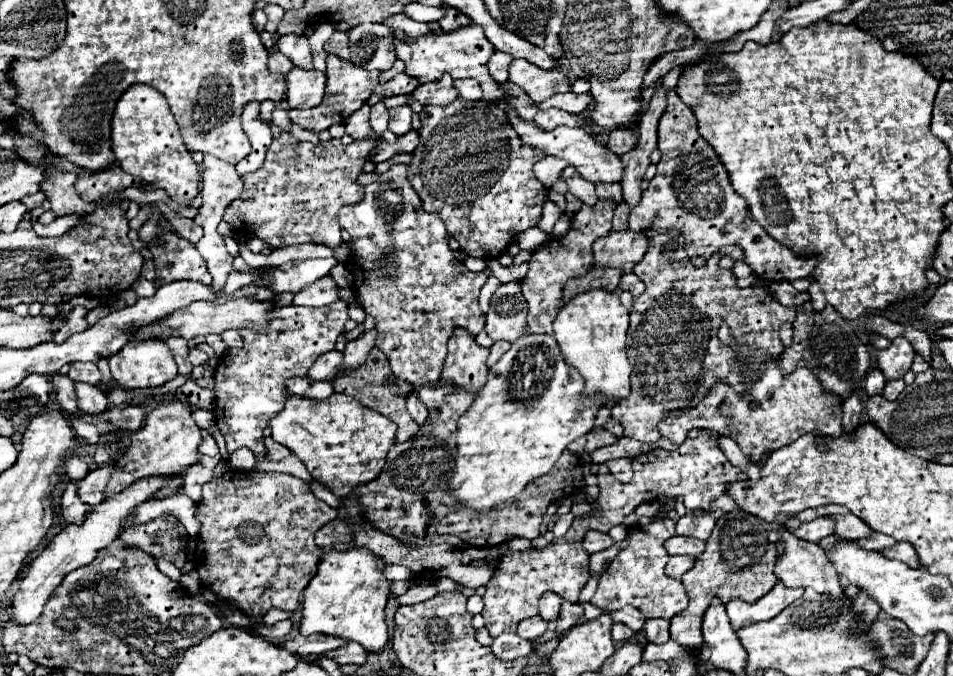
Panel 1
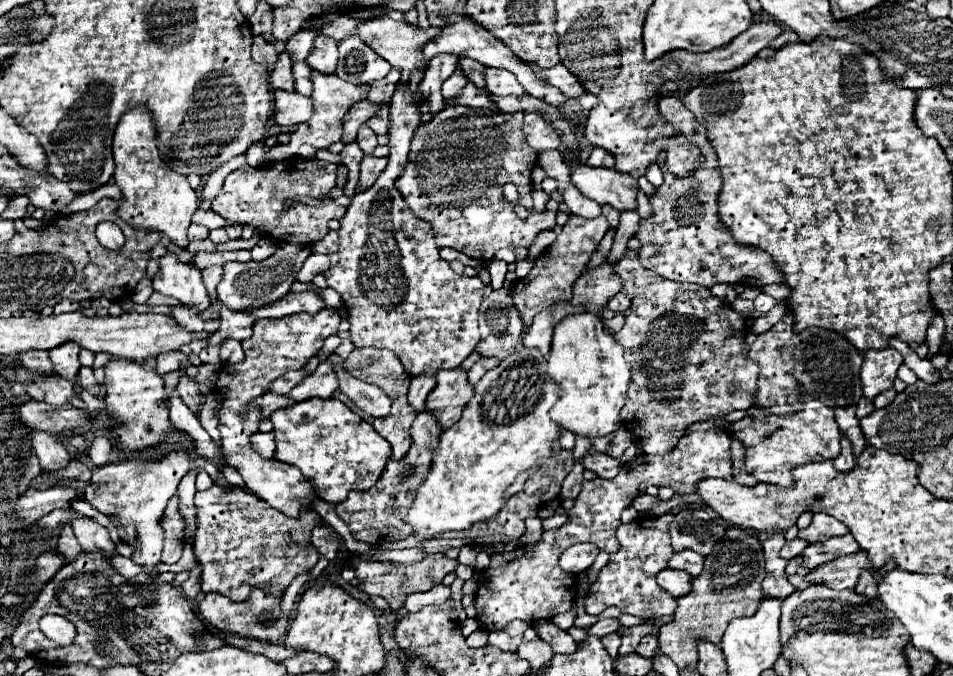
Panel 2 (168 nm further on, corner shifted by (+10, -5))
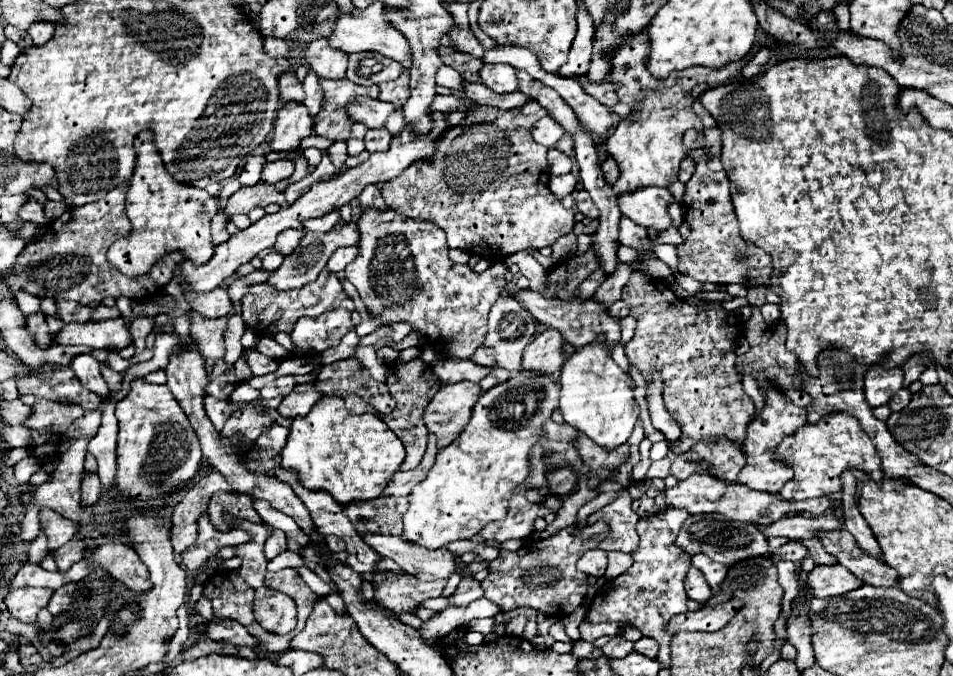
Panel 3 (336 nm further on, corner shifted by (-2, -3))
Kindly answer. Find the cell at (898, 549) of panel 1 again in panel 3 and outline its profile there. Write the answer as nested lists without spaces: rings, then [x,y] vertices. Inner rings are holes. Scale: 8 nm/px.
[[[841,563],[837,565],[815,565],[807,577],[807,585],[813,589],[813,597],[835,597],[861,587],[861,579],[847,571]]]

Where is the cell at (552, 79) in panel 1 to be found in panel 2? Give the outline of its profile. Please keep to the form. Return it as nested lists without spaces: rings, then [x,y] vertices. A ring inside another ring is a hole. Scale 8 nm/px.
[[[485,67],[485,89],[491,95],[523,95],[525,89],[517,81],[517,77],[509,71],[495,69],[495,67]]]

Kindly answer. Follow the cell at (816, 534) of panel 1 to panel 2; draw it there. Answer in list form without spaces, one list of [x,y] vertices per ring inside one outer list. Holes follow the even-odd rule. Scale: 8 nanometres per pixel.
[[[791,539],[791,541],[787,541],[787,543],[783,545],[783,549],[779,551],[779,555],[781,555],[783,559],[795,557],[795,555],[799,555],[807,545],[809,545],[809,543],[803,541],[803,539]]]

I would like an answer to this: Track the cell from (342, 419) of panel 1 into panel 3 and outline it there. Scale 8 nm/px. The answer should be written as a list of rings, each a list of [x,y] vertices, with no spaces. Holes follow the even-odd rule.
[[[321,397],[309,415],[305,417],[293,417],[291,433],[287,439],[287,447],[281,451],[281,465],[287,469],[293,469],[299,475],[299,481],[307,489],[323,489],[333,495],[333,499],[341,505],[347,505],[351,501],[365,501],[375,499],[381,495],[385,485],[389,483],[391,475],[399,469],[399,465],[405,459],[405,447],[399,441],[399,437],[377,417],[371,413],[353,415],[345,409],[345,403],[341,397]]]

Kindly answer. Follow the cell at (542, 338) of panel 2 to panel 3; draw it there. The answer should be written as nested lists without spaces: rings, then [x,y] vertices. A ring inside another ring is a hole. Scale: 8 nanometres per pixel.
[[[545,329],[535,335],[523,353],[523,369],[553,373],[559,371],[565,359],[565,339],[555,329]]]

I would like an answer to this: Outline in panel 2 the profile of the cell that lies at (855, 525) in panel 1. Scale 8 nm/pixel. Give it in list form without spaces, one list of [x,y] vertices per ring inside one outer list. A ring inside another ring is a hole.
[[[813,513],[811,525],[807,529],[799,529],[797,537],[805,539],[809,543],[819,543],[819,541],[827,541],[829,537],[841,537],[847,533],[849,533],[849,529],[835,517],[831,517],[827,513]]]

